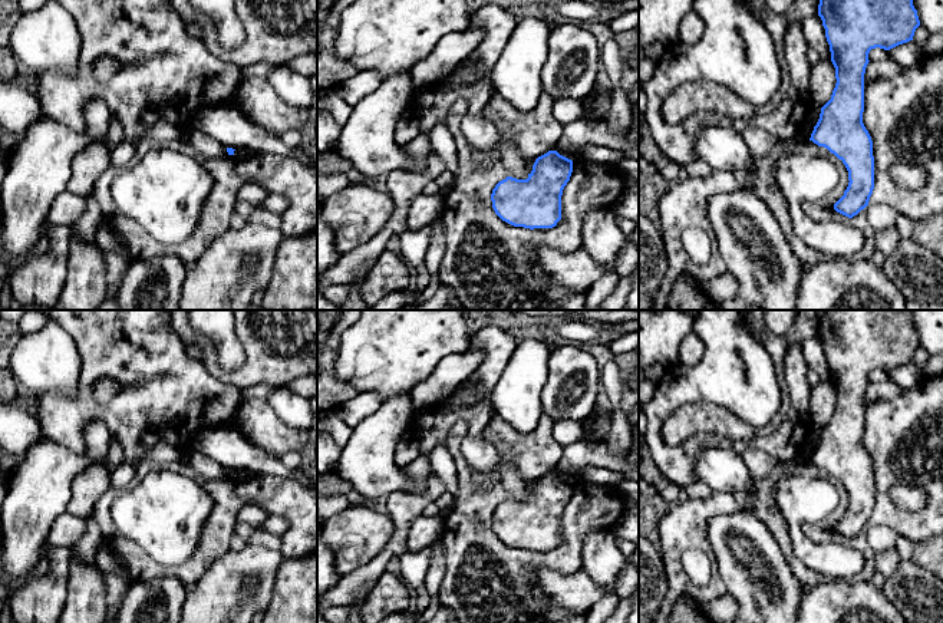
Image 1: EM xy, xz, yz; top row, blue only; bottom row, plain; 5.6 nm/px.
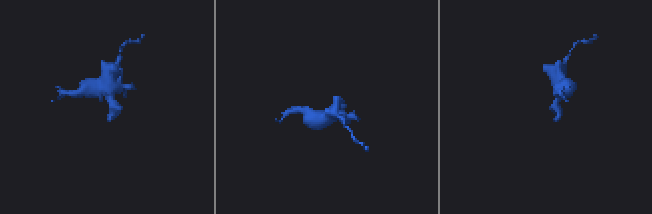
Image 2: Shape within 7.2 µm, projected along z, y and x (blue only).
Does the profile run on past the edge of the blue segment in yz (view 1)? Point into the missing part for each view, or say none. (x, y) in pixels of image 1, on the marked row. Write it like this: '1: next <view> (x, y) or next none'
1: next none

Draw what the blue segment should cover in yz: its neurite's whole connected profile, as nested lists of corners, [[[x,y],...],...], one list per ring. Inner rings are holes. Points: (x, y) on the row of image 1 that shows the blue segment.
[[[820,0],[818,16],[825,29],[837,83],[831,99],[821,108],[810,141],[827,148],[845,165],[850,182],[844,195],[834,204],[834,210],[853,218],[868,205],[874,189],[873,141],[863,123],[868,53],[876,47],[890,50],[913,40],[920,20],[913,0]]]

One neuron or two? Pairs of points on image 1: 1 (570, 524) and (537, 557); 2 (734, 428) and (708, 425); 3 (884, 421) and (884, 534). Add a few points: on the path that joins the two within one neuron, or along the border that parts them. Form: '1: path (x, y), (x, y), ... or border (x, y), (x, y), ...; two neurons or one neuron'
1: path (570, 537), (570, 541), (554, 557), (550, 557); one neuron
2: path (728, 427), (714, 425); one neuron
3: border (869, 526), (887, 526), (897, 536); two neurons

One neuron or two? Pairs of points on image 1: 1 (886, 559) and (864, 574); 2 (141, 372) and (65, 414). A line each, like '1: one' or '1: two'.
1: two
2: one

